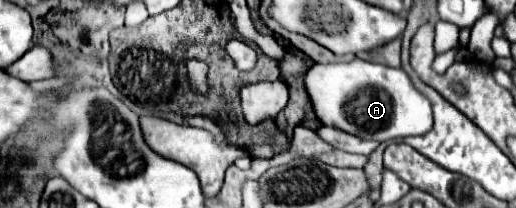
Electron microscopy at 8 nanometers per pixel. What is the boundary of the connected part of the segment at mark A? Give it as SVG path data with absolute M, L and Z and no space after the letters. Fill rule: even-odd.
M359 58L345 64L315 64L305 74L305 88L321 124L361 138L385 142L421 136L433 126L429 100L413 86L411 78L401 68L389 68Z

